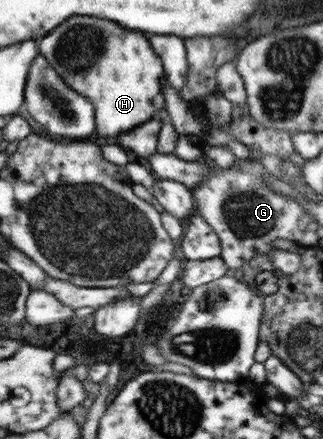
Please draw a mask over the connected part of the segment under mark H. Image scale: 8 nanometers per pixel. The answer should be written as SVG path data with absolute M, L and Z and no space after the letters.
M75 16L67 20L63 25L60 25L57 29L54 30L51 34L47 35L45 38L40 40L40 51L43 56L46 56L51 63L51 66L55 67L55 70L58 70L58 73L62 75L62 78L70 84L74 90L77 90L81 95L86 96L91 99L91 102L94 102L97 119L98 119L98 136L99 139L104 138L119 138L121 134L130 132L138 126L146 124L151 119L155 119L156 115L167 106L167 96L165 96L165 86L163 84L166 82L166 66L164 65L164 60L158 51L153 48L153 43L151 42L151 34L146 33L145 31L133 30L130 28L125 28L121 26L120 23L107 20L105 18L95 18L95 16Z

